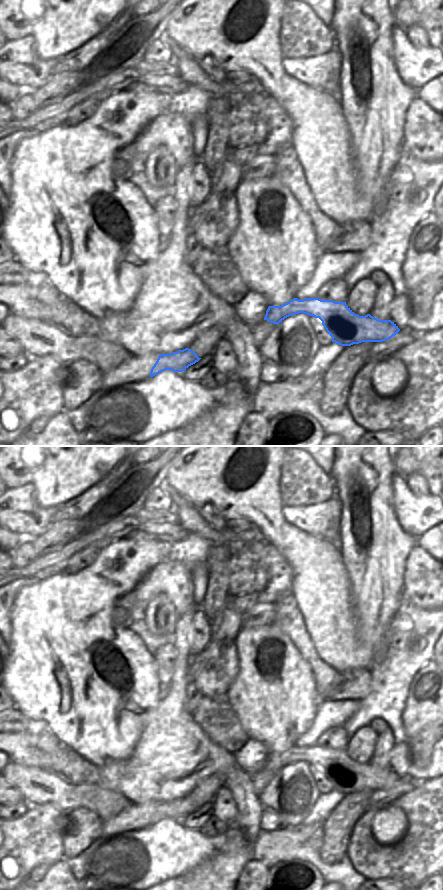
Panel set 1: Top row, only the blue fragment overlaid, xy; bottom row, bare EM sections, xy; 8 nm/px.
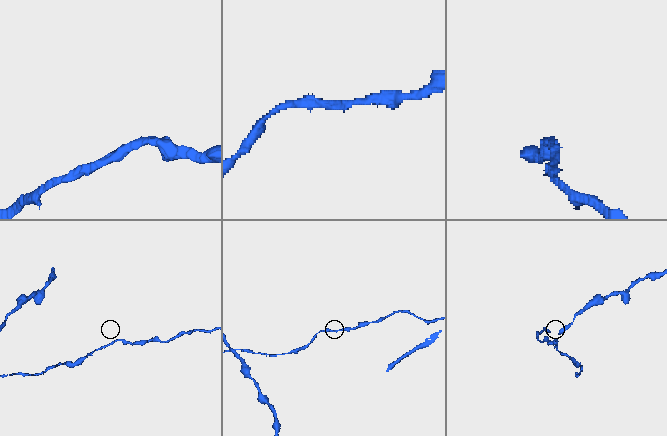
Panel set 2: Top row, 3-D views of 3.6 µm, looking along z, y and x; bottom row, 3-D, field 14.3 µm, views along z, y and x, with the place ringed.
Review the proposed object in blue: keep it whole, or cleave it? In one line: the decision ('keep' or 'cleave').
keep

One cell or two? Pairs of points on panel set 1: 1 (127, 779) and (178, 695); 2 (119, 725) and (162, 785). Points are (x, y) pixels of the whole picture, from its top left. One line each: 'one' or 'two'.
1: one
2: two

